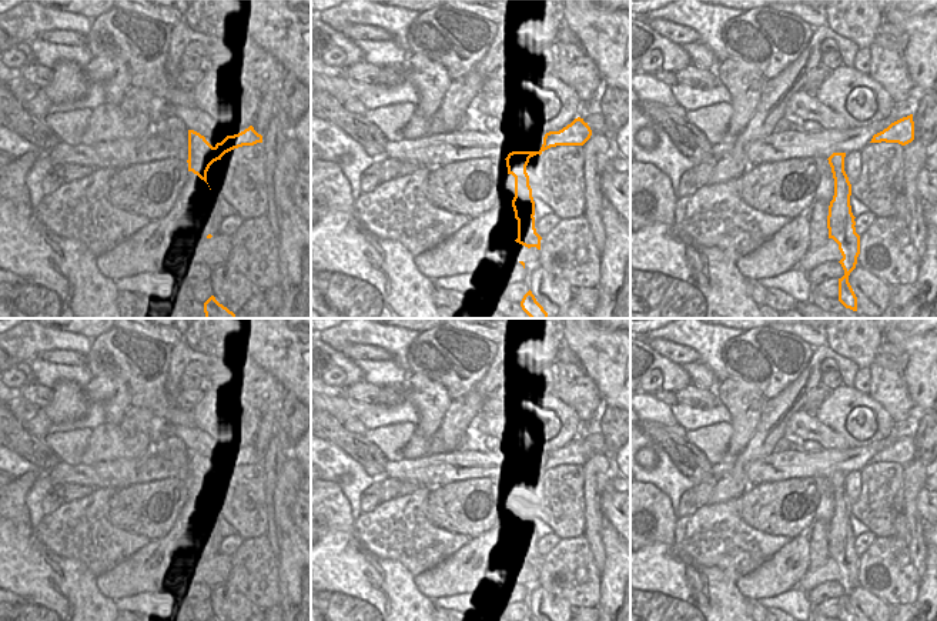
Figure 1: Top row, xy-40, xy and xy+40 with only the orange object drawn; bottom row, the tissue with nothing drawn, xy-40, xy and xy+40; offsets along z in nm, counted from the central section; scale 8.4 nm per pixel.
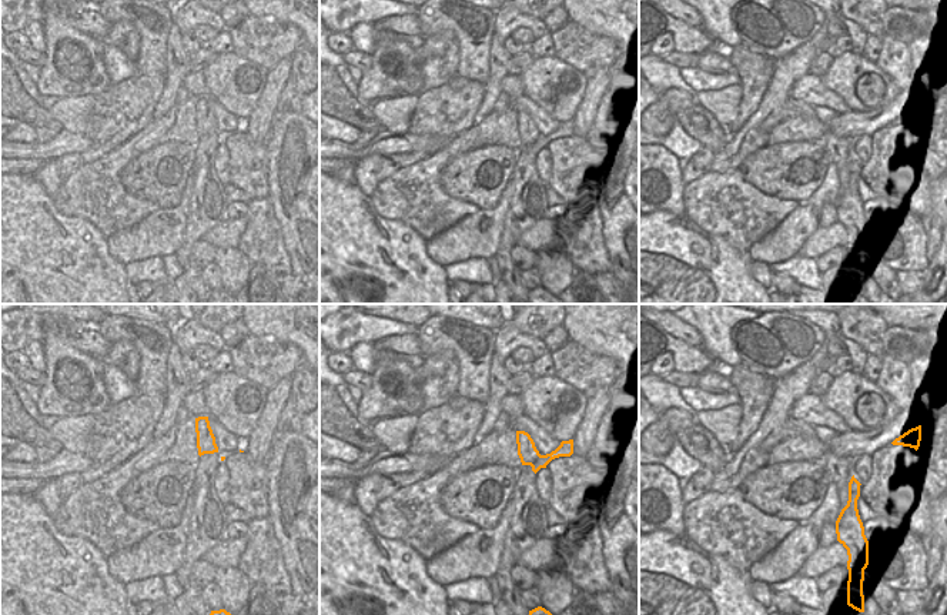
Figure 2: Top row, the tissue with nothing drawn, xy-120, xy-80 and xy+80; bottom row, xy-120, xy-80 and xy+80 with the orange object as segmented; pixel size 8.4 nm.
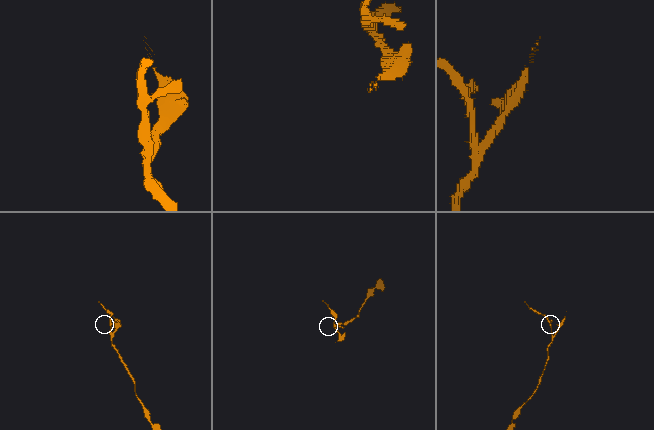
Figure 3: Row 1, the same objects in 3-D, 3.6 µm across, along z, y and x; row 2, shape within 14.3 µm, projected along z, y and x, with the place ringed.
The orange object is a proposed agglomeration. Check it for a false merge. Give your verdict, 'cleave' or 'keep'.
cleave

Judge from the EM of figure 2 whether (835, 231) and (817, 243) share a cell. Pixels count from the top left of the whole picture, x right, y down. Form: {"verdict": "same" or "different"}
{"verdict": "same"}

